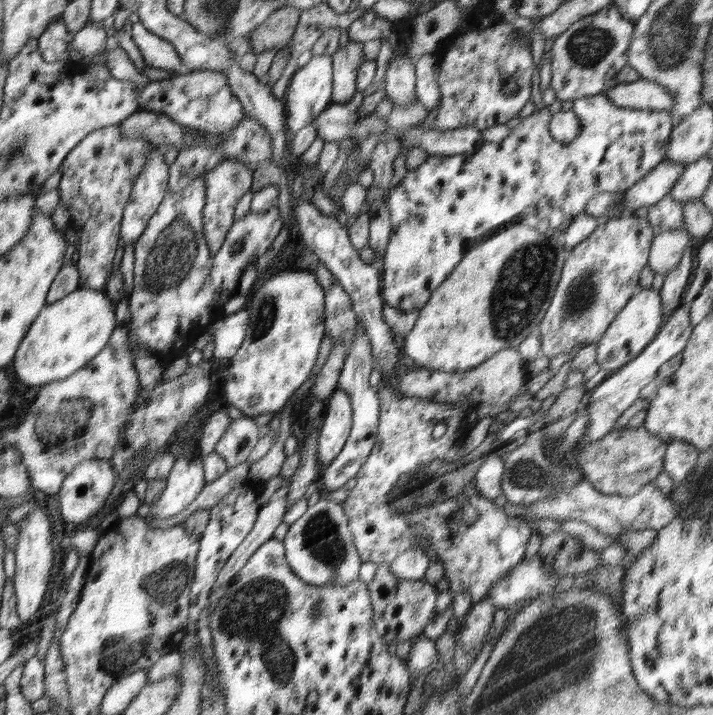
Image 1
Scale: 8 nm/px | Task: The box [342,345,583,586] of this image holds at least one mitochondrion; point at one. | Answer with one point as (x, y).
(526, 474)

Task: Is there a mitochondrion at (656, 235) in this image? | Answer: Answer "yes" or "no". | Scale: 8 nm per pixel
no

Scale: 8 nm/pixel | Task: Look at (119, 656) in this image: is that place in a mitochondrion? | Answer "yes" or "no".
yes

